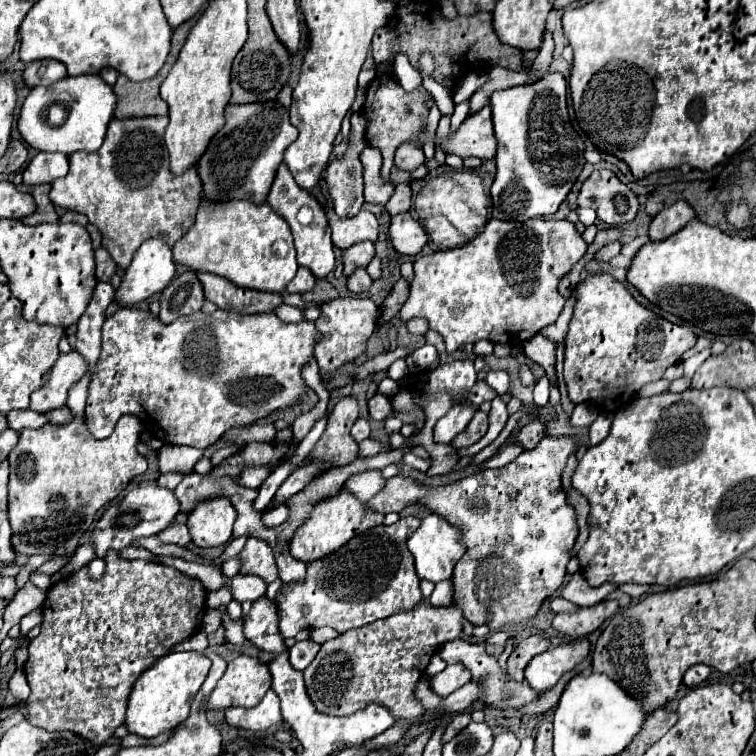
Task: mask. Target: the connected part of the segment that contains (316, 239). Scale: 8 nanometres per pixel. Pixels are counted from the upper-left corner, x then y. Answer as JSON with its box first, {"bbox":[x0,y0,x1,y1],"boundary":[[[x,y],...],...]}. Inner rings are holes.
{"bbox":[266,163,334,279],"boundary":[[[282,163],[278,167],[276,179],[272,183],[272,189],[270,189],[266,201],[290,225],[290,231],[294,235],[296,253],[298,253],[298,263],[302,267],[308,267],[318,279],[326,277],[334,269],[334,251],[332,251],[334,245],[332,245],[332,239],[330,239],[330,227],[328,227],[324,207],[316,201],[316,197],[312,193],[298,187],[298,183],[294,181],[286,163]]]}

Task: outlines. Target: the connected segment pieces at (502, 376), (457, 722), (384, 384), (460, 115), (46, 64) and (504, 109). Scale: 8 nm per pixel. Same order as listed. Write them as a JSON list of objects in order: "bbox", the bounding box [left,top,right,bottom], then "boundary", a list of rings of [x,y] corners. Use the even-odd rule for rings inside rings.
[{"bbox":[484,371,510,395],"boundary":[[[488,371],[488,375],[486,375],[484,381],[486,381],[498,395],[504,395],[504,393],[508,391],[508,381],[510,381],[510,377],[508,377],[506,371]]]},{"bbox":[442,713,472,743],"boundary":[[[458,713],[458,715],[454,715],[454,719],[448,723],[448,727],[446,727],[444,735],[442,735],[442,743],[448,743],[448,741],[450,741],[454,735],[458,735],[470,721],[472,721],[472,719],[470,719],[470,713]]]},{"bbox":[378,377,400,397],"boundary":[[[384,377],[384,379],[382,379],[382,381],[378,385],[378,391],[388,397],[396,395],[399,389],[400,385],[393,379],[390,379],[390,377]]]},{"bbox":[450,101,468,129],"boundary":[[[468,101],[456,105],[456,111],[454,111],[454,117],[452,117],[452,125],[450,125],[450,129],[458,129],[460,123],[466,119],[466,115],[468,115]]]},{"bbox":[22,59,66,89],"boundary":[[[54,59],[26,63],[26,67],[22,71],[22,79],[30,89],[38,87],[38,85],[52,85],[62,77],[66,77],[66,67]]]},{"bbox":[490,73,584,223],"boundary":[[[548,73],[532,85],[496,91],[490,99],[490,107],[498,139],[496,179],[492,183],[492,217],[524,223],[532,217],[556,213],[584,167],[584,143],[568,117],[566,79],[560,73]]]}]

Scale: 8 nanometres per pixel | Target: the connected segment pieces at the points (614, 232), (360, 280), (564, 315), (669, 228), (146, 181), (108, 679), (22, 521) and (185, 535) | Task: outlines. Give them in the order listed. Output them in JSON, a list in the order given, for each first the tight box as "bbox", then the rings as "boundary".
[{"bbox":[584,229,620,261],"boundary":[[[604,229],[604,231],[598,231],[594,243],[588,245],[588,251],[586,251],[584,259],[590,261],[600,247],[604,247],[604,245],[608,245],[608,243],[612,243],[612,241],[618,241],[618,239],[620,239],[620,229]]]},{"bbox":[348,269,372,293],"boundary":[[[356,269],[350,277],[348,277],[348,289],[352,293],[362,293],[362,291],[368,291],[372,285],[372,279],[368,275],[366,269]]]},{"bbox":[540,291,576,341],"boundary":[[[572,291],[572,295],[568,297],[568,301],[566,301],[566,305],[564,305],[564,309],[562,309],[562,313],[560,313],[560,317],[556,319],[556,323],[552,323],[552,325],[548,325],[548,329],[544,329],[544,331],[540,331],[544,337],[548,337],[548,339],[552,339],[552,341],[562,341],[564,339],[564,335],[566,335],[566,331],[568,331],[568,323],[570,323],[570,317],[572,317],[572,309],[574,309],[574,303],[576,303],[576,295],[574,295],[574,291]]]},{"bbox":[650,201,694,239],"boundary":[[[676,201],[674,205],[662,209],[650,223],[650,239],[666,239],[668,235],[680,231],[688,221],[694,219],[694,209],[686,201]]]},{"bbox":[52,117,202,269],"boundary":[[[128,117],[112,119],[104,145],[94,151],[70,155],[70,171],[52,183],[52,203],[88,217],[102,233],[102,247],[118,267],[126,269],[144,239],[162,235],[172,247],[194,223],[202,199],[202,183],[194,169],[174,177],[168,169],[164,129],[168,117]]]},{"bbox":[24,551,208,745],"boundary":[[[110,551],[110,553],[106,555],[106,571],[104,571],[102,579],[92,581],[90,575],[88,575],[88,569],[82,567],[80,571],[68,575],[68,577],[64,579],[64,585],[66,585],[66,589],[64,589],[66,595],[60,595],[58,599],[54,599],[54,595],[52,595],[50,589],[48,589],[48,597],[46,597],[44,607],[42,607],[44,619],[42,619],[40,635],[38,635],[34,641],[30,641],[30,645],[28,645],[30,657],[28,657],[26,665],[24,665],[24,673],[26,673],[26,677],[28,677],[28,683],[30,683],[30,689],[32,689],[32,693],[30,693],[28,701],[26,701],[28,721],[30,721],[32,725],[36,725],[36,727],[46,729],[46,731],[70,731],[70,733],[76,733],[76,735],[80,735],[80,737],[84,737],[84,739],[96,743],[96,745],[106,745],[108,739],[114,735],[116,727],[120,727],[120,725],[124,723],[126,705],[128,705],[128,695],[130,695],[130,689],[132,689],[134,681],[136,681],[146,669],[150,669],[150,665],[152,665],[156,659],[168,655],[174,645],[178,645],[178,643],[182,643],[184,639],[188,639],[188,637],[192,637],[192,635],[198,633],[198,629],[200,629],[200,625],[202,625],[202,619],[204,619],[204,613],[206,613],[206,609],[208,609],[208,607],[206,607],[206,593],[208,593],[208,591],[204,589],[204,585],[200,583],[200,579],[188,577],[188,575],[176,571],[174,567],[168,567],[168,565],[162,565],[162,563],[156,563],[156,561],[124,561],[124,559],[120,559],[120,555],[114,553],[114,551]]]},{"bbox":[8,415,146,555],"boundary":[[[124,415],[118,419],[114,433],[108,439],[94,439],[86,429],[86,421],[82,417],[74,417],[72,423],[66,425],[46,425],[46,429],[24,429],[22,437],[12,449],[10,461],[10,501],[8,501],[8,521],[12,529],[12,547],[22,555],[74,555],[80,547],[80,539],[84,533],[92,529],[92,523],[98,511],[114,501],[126,485],[146,471],[146,459],[138,455],[136,443],[140,439],[140,421],[134,415]]]},{"bbox":[158,525,192,547],"boundary":[[[172,525],[172,527],[164,529],[162,533],[158,533],[158,537],[166,543],[176,543],[180,547],[188,547],[188,543],[192,541],[186,525]]]}]

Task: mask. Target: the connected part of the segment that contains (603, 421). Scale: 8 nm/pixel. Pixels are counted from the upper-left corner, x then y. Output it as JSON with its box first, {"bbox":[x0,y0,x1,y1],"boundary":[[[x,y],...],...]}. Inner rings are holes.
{"bbox":[590,415,612,445],"boundary":[[[598,415],[596,417],[596,421],[590,425],[590,445],[598,445],[608,435],[610,421],[612,421],[612,415]]]}

